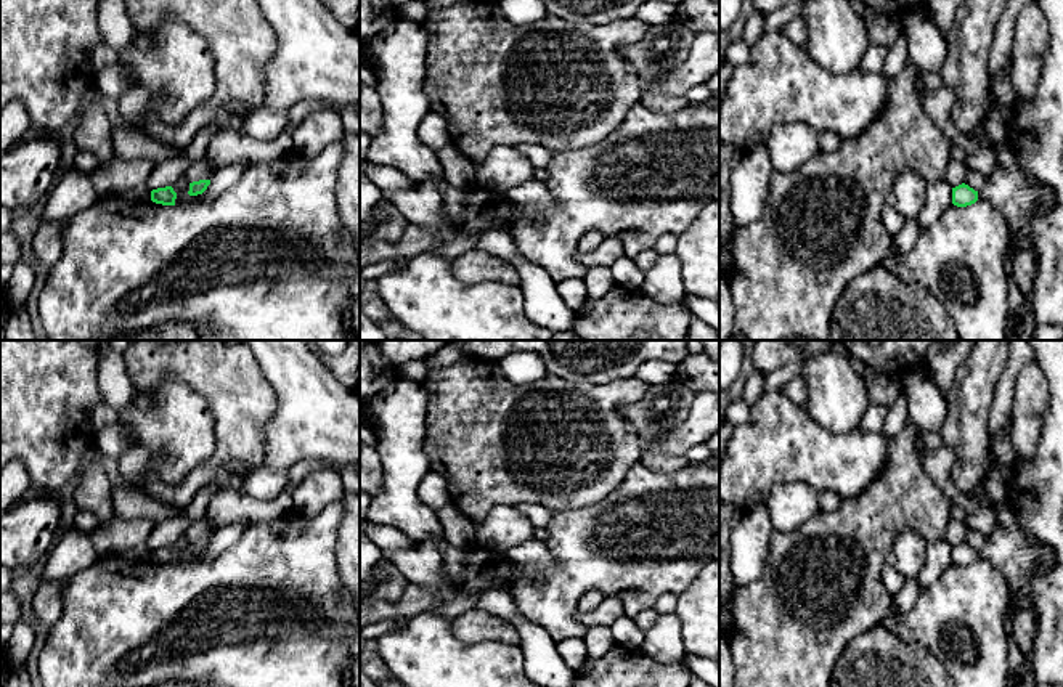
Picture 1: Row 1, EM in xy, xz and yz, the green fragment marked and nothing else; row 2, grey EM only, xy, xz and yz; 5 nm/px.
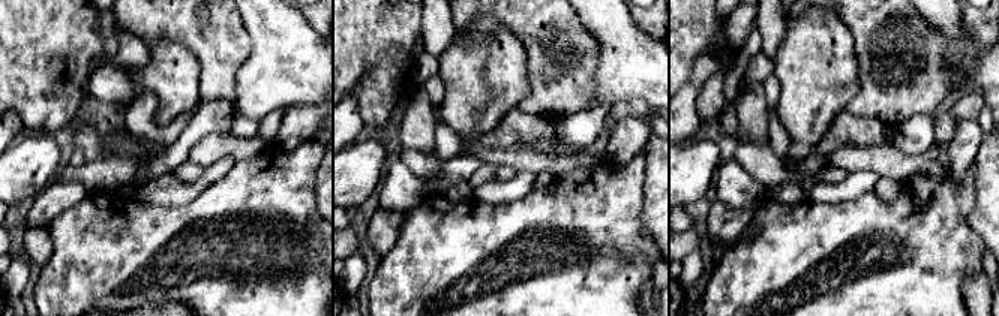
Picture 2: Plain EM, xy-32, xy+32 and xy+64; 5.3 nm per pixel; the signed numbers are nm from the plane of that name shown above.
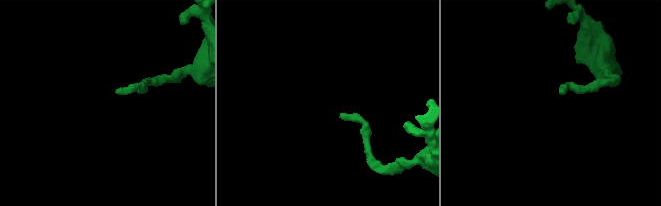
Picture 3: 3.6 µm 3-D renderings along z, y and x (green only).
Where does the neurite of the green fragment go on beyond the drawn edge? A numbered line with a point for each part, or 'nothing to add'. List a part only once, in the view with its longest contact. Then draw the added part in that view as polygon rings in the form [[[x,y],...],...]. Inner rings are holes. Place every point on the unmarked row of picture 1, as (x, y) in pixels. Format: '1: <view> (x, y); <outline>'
nothing to add

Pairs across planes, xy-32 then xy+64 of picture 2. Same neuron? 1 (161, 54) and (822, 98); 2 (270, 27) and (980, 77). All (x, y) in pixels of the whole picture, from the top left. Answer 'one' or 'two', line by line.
1: one
2: one

